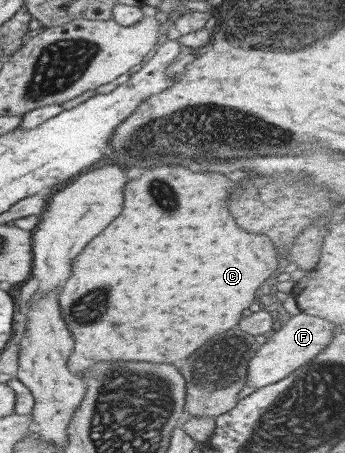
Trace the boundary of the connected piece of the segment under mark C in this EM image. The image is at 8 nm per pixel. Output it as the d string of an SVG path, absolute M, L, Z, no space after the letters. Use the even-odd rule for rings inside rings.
M156 167L146 169L138 179L128 181L124 187L124 203L120 215L102 231L98 237L90 239L90 243L82 249L82 253L72 263L72 275L64 283L64 287L57 293L58 307L66 329L72 333L74 339L74 353L68 355L67 367L71 374L86 375L88 367L98 361L146 361L146 363L174 363L178 359L186 359L188 353L202 347L214 335L234 327L242 311L254 301L256 289L268 280L271 280L273 271L278 267L279 258L276 247L270 245L270 239L264 235L246 235L242 229L234 229L234 221L228 215L226 197L234 189L230 181L216 173L192 173L184 167Z

